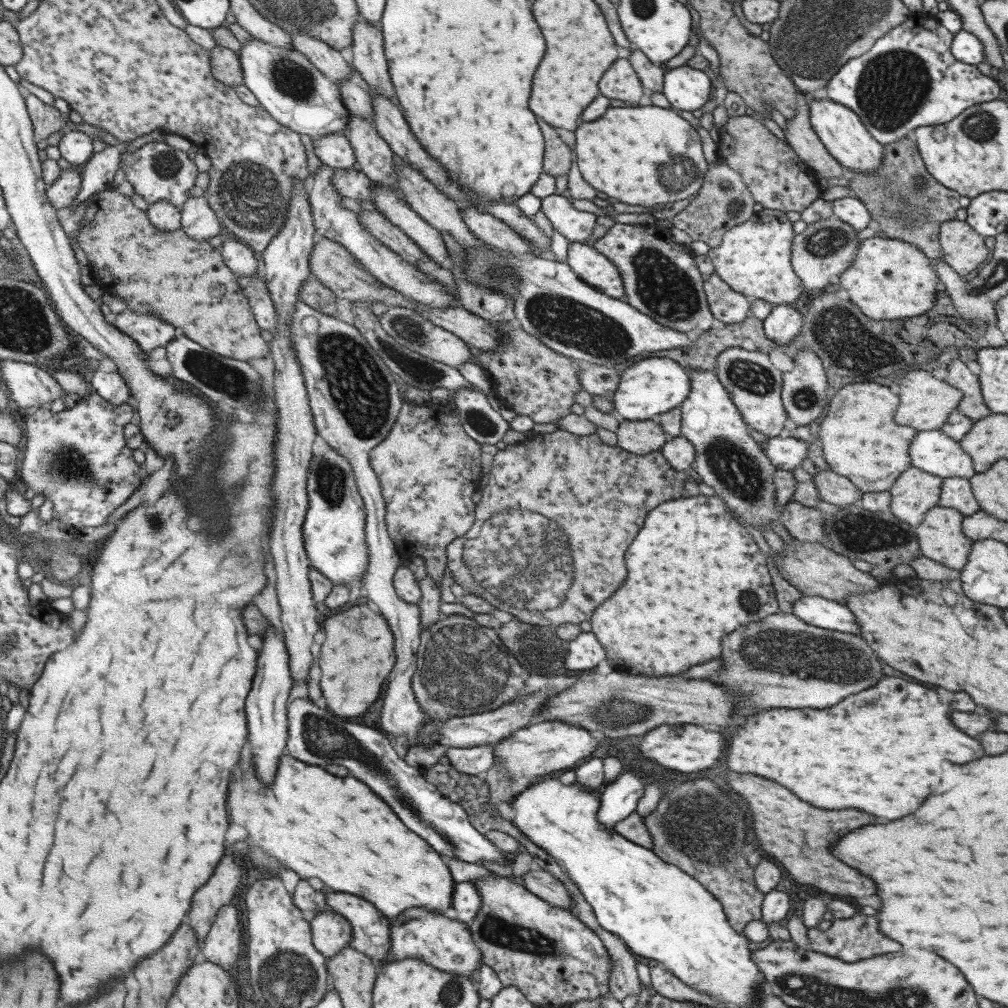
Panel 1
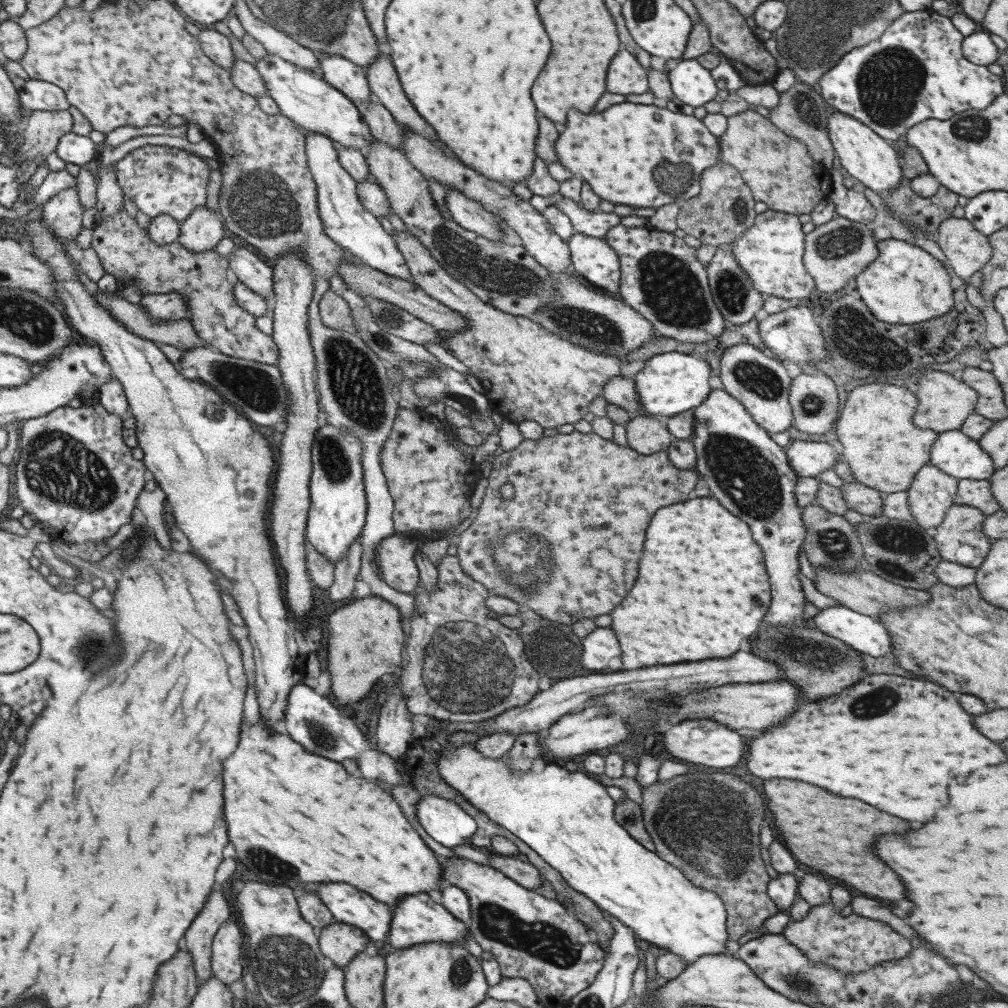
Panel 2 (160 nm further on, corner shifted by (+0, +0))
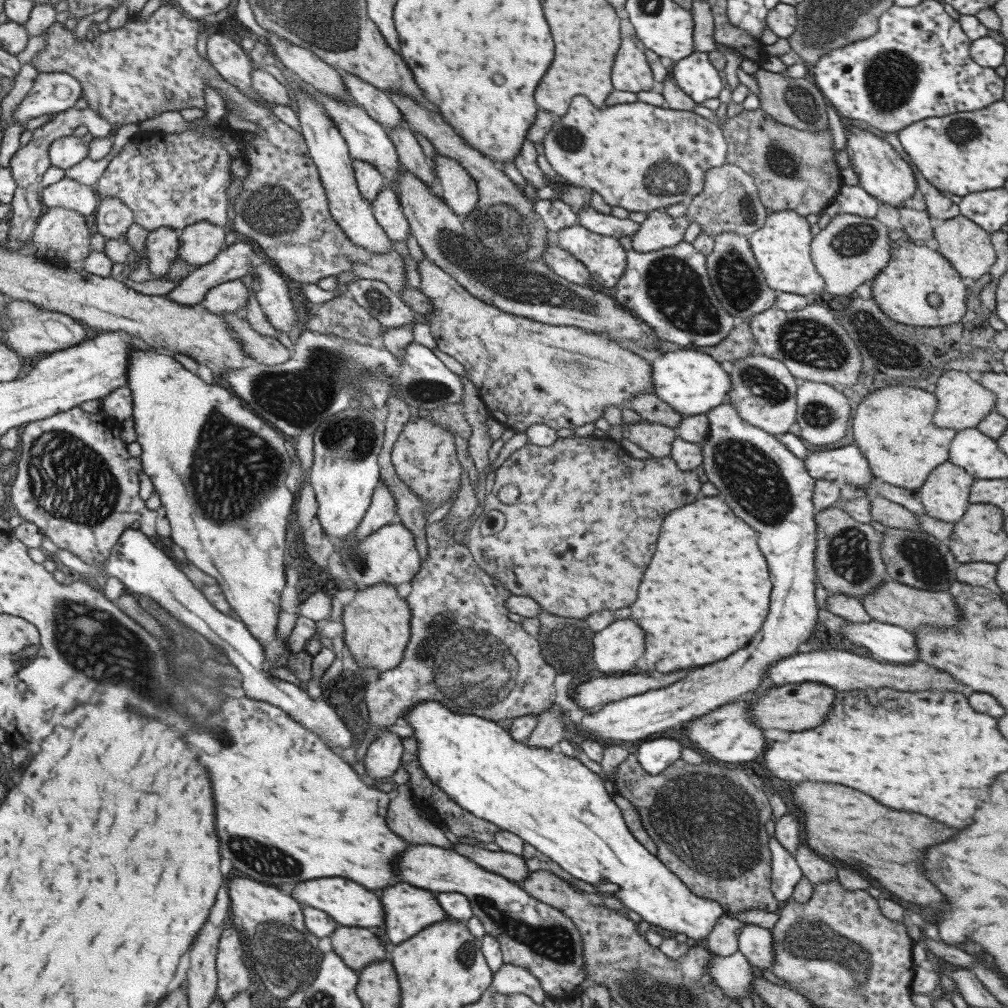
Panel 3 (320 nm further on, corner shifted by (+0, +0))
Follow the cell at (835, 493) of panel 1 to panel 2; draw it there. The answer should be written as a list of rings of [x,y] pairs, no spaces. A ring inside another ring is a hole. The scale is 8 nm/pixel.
[[[844,482],[839,490],[849,510],[854,510],[862,516],[882,515],[883,494],[878,490],[863,486],[861,482]]]

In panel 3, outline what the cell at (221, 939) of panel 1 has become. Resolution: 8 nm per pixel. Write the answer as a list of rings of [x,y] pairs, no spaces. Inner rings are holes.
[[[230,924],[221,931],[216,953],[216,996],[223,1002],[231,1000],[249,986],[249,970],[241,960],[241,944],[237,929]]]

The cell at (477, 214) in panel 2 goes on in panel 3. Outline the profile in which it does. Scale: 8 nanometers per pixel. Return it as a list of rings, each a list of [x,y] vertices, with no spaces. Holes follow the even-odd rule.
[[[435,151],[434,175],[441,186],[444,203],[459,217],[473,212],[478,199],[476,182],[469,173],[452,158],[441,156]]]

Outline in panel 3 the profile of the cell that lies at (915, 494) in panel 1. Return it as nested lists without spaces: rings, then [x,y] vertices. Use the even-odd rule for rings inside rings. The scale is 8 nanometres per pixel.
[[[943,462],[917,488],[925,514],[931,518],[954,524],[965,512],[974,478],[963,470]]]

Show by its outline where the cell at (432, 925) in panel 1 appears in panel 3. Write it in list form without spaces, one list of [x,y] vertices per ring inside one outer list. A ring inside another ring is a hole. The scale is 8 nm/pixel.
[[[399,882],[383,888],[379,902],[383,906],[383,914],[385,914],[383,924],[385,924],[385,934],[387,934],[389,943],[392,945],[400,944],[411,935],[422,931],[426,926],[448,918],[434,895],[434,892],[419,889],[409,884],[399,884]]]

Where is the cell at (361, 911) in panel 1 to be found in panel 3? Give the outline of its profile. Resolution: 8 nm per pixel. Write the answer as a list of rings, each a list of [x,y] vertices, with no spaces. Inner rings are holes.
[[[317,878],[311,882],[295,883],[290,895],[305,906],[323,911],[339,925],[366,929],[381,926],[384,921],[383,908],[377,896],[355,882],[347,882],[347,878]]]

